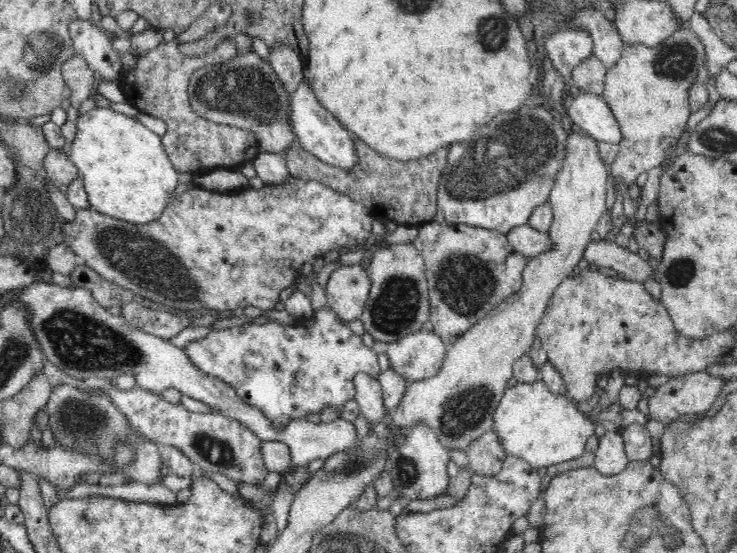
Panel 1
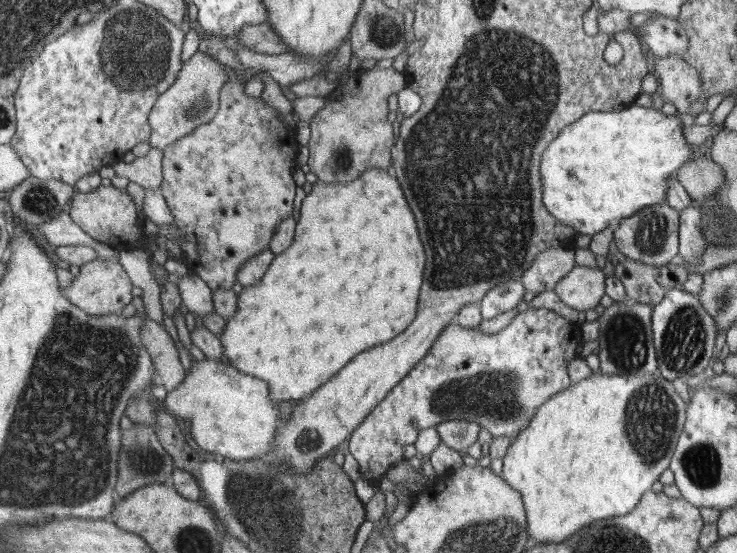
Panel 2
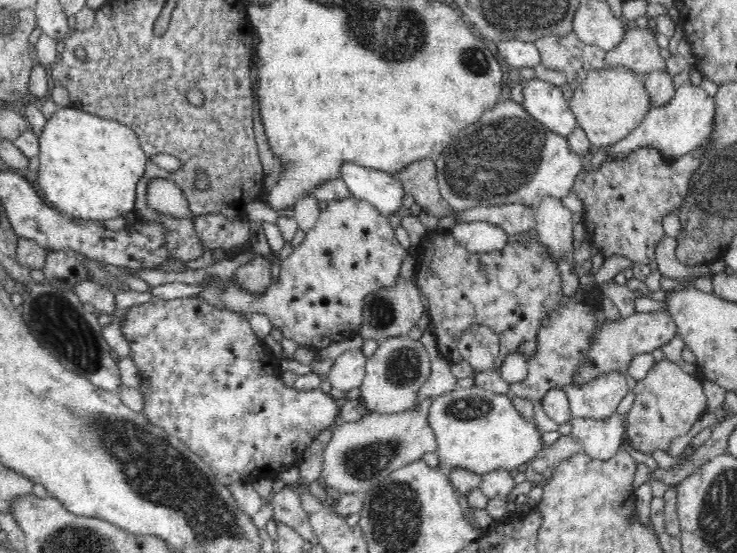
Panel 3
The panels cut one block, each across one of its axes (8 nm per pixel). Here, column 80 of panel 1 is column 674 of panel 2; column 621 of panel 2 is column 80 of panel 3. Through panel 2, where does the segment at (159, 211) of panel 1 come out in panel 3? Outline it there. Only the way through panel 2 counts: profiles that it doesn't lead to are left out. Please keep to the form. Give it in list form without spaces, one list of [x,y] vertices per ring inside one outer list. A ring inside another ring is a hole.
[[[72,106],[58,107],[46,119],[37,141],[40,144],[40,154],[37,154],[40,160],[38,188],[42,190],[44,201],[52,202],[52,206],[58,210],[70,212],[72,218],[84,221],[118,218],[134,210],[137,182],[143,175],[148,159],[137,134],[130,127],[112,122],[110,118],[104,120]]]

